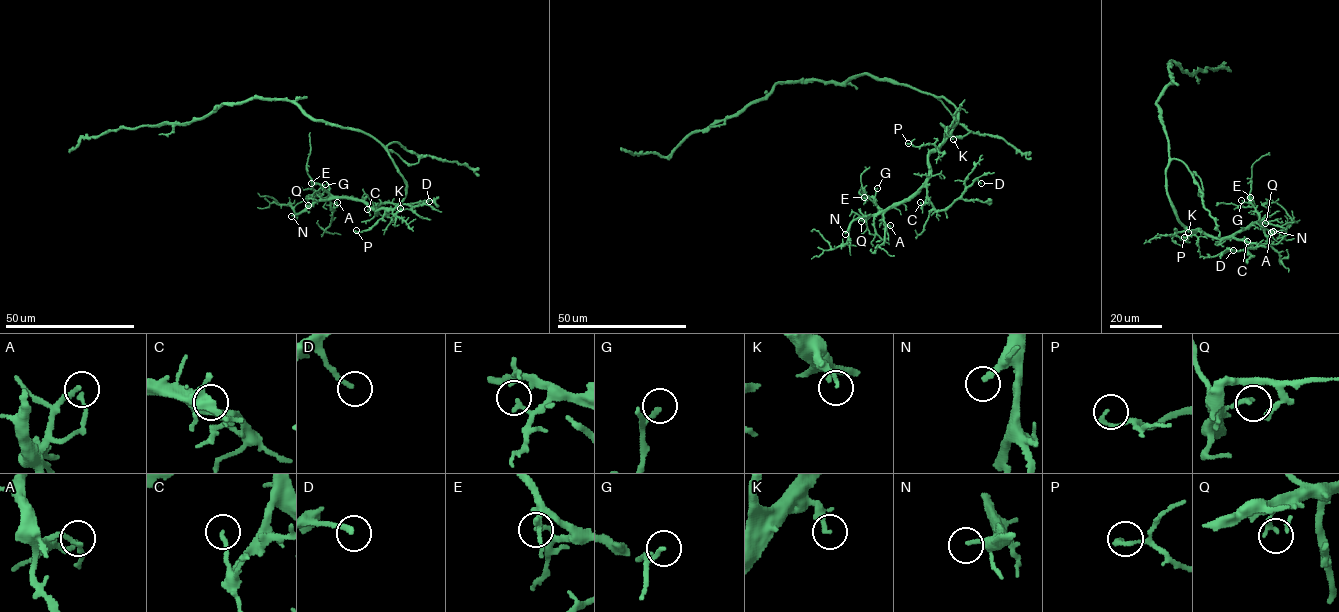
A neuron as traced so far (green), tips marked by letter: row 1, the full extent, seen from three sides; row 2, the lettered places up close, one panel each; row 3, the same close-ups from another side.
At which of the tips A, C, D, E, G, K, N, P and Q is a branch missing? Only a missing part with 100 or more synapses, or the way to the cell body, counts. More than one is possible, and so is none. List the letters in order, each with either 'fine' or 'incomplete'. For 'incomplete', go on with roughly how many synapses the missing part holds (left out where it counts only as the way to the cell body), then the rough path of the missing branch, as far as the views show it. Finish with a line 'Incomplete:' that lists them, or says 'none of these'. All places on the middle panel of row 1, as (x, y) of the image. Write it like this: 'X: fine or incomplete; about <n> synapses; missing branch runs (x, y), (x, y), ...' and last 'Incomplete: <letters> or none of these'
A: fine
C: fine
D: fine
E: fine
G: fine
K: fine
N: incomplete
P: fine
Q: fine
Incomplete: N

